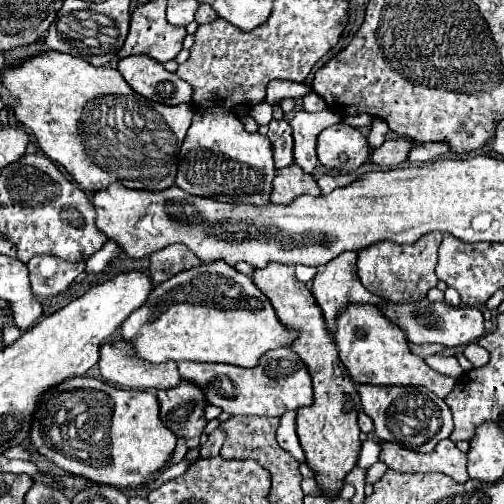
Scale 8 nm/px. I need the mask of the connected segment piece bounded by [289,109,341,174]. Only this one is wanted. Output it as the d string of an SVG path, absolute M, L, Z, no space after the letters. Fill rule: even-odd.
M329 109L317 113L299 111L289 122L291 128L293 128L293 140L295 140L295 148L293 148L295 164L301 166L307 174L311 174L317 166L315 144L317 144L319 132L325 130L327 126L339 122L341 122L341 116Z

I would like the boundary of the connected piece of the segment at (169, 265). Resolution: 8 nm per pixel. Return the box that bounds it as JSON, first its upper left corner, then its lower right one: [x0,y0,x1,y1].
[151,244,201,284]

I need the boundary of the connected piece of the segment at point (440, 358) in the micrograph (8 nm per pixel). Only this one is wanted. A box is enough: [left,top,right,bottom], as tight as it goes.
[425,354,463,378]

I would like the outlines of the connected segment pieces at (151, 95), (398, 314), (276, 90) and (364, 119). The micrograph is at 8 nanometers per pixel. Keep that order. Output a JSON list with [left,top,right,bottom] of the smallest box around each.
[[117,56,193,106],[383,300,483,346],[265,80,311,106],[343,114,375,128]]

